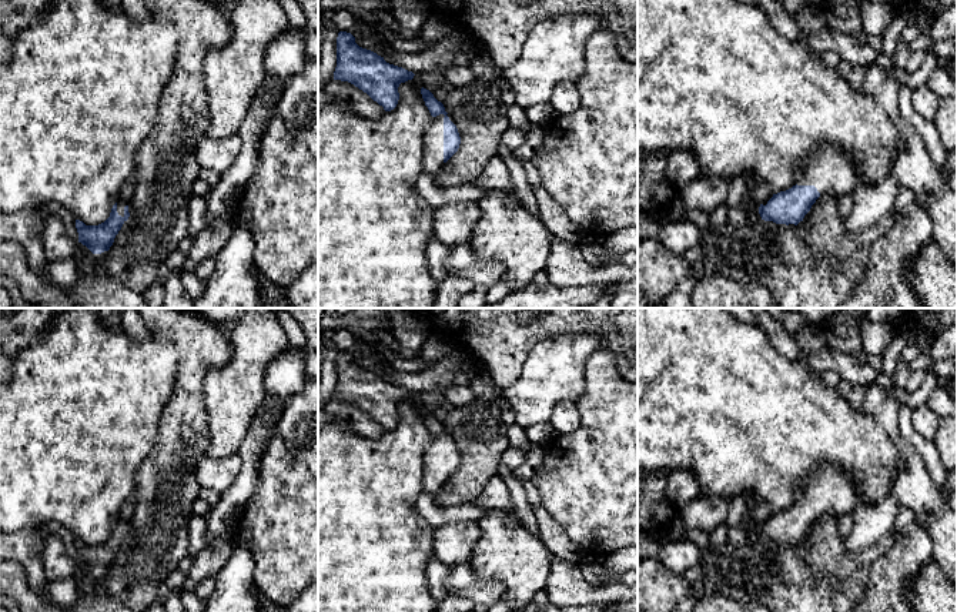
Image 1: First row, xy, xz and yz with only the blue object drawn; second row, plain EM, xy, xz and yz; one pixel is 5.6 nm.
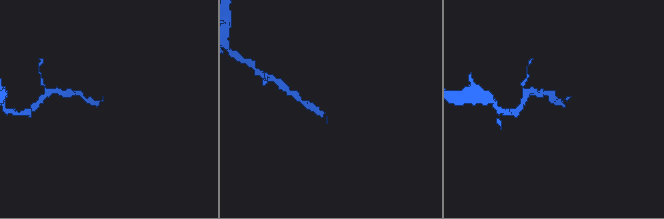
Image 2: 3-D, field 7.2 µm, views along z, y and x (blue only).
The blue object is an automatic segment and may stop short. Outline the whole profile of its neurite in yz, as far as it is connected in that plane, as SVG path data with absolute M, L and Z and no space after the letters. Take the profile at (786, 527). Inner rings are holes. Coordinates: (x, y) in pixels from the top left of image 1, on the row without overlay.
M823 462L812 471L799 501L760 524L759 534L769 546L794 548L820 515L837 518L853 514L860 504L861 498L850 474L839 465Z

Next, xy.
M120 519L113 525L110 536L98 545L86 545L83 541L76 539L78 562L93 573L108 571L123 544L128 539L130 531L130 522Z

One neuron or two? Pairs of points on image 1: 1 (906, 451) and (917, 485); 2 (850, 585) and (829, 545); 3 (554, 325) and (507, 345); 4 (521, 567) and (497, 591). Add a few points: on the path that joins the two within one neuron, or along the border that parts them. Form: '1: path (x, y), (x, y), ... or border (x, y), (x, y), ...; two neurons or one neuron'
1: path (912, 460), (913, 477); one neuron
2: path (840, 575), (829, 564), (829, 555); one neuron
3: path (542, 325), (524, 328), (518, 334); one neuron
4: border (472, 569), (479, 578), (498, 581), (504, 597); two neurons

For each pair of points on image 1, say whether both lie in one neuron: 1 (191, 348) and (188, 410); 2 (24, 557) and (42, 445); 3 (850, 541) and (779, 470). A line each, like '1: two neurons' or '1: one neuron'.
1: one neuron
2: two neurons
3: two neurons

